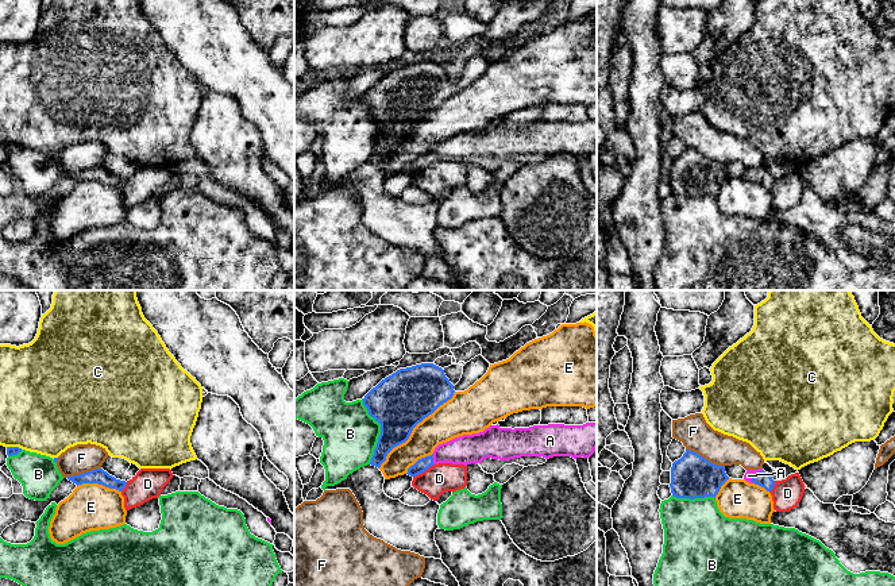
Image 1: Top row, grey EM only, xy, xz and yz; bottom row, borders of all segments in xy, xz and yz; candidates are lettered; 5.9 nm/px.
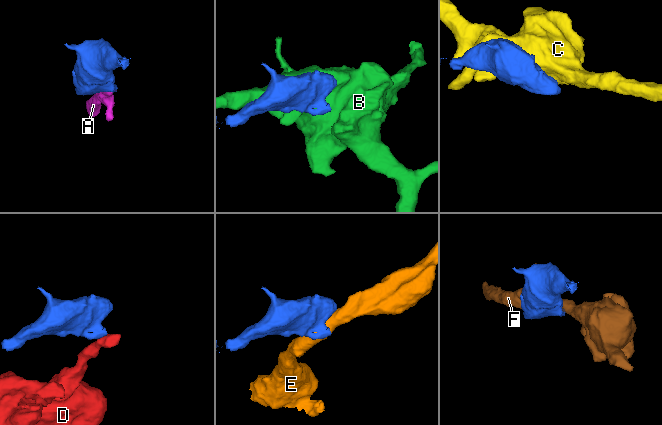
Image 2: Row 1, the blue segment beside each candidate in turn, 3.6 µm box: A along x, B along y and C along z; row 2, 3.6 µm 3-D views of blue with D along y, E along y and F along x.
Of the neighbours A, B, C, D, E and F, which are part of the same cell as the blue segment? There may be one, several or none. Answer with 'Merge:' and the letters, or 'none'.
Merge: A

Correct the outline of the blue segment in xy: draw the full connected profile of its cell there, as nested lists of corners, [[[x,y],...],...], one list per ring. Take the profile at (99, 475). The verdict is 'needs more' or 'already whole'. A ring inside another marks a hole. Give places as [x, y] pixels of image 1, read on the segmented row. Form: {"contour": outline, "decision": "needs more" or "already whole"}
{"contour": [[[96,469],[80,475],[73,475],[66,478],[72,481],[73,483],[76,483],[77,486],[82,483],[99,483],[109,489],[116,489],[119,491],[121,491],[127,485],[126,481],[116,479],[115,477],[109,475],[103,469]]], "decision": "already whole"}

